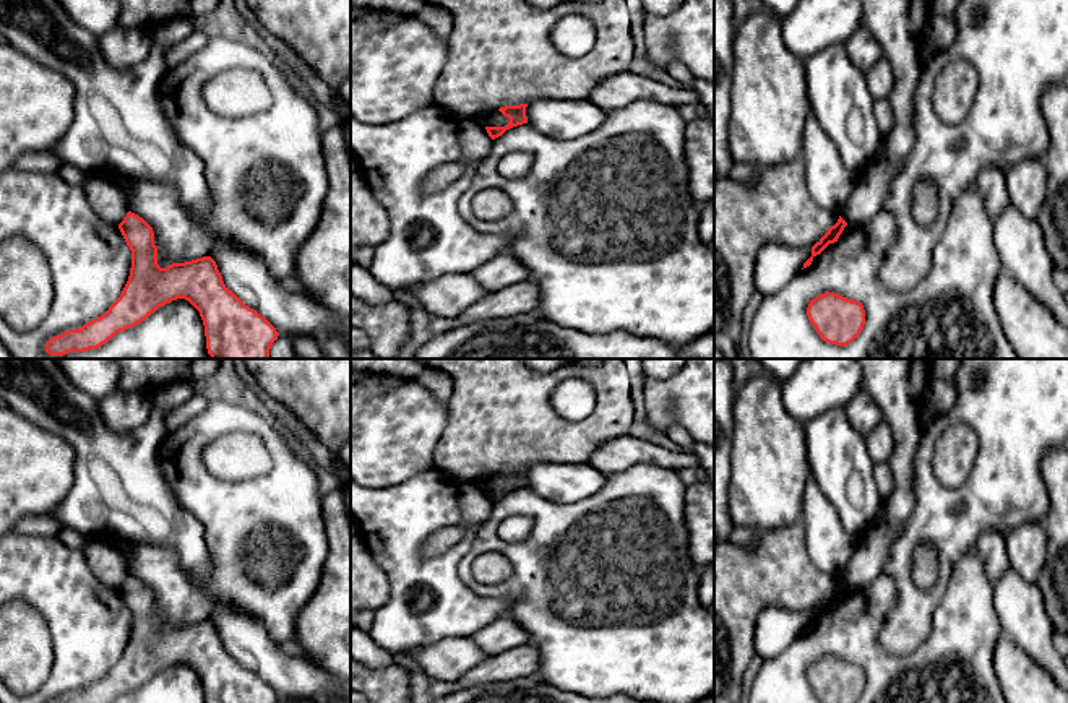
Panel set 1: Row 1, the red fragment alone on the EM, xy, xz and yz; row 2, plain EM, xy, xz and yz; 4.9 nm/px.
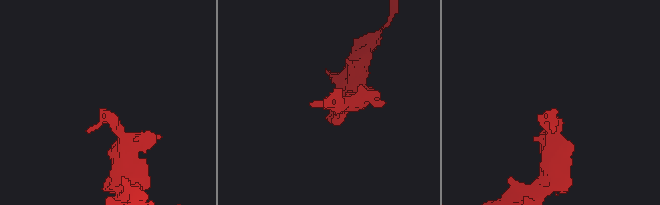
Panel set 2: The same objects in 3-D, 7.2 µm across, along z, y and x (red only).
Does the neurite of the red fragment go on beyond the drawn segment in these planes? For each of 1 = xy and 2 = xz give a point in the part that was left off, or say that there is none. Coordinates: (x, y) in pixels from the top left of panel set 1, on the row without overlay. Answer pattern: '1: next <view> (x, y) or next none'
1: next none
2: next none

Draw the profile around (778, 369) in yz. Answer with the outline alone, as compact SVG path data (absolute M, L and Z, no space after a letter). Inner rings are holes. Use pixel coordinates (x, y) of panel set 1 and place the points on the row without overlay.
M756 359L764 369L766 375L782 383L797 370L805 359Z

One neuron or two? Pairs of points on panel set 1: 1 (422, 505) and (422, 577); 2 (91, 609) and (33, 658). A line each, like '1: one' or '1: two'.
1: one
2: two

